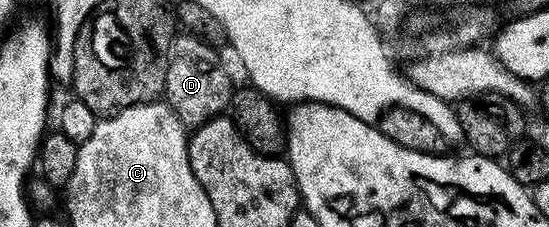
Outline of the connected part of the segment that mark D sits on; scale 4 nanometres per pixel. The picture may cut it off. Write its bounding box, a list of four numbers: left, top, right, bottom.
[164,35,234,129]

